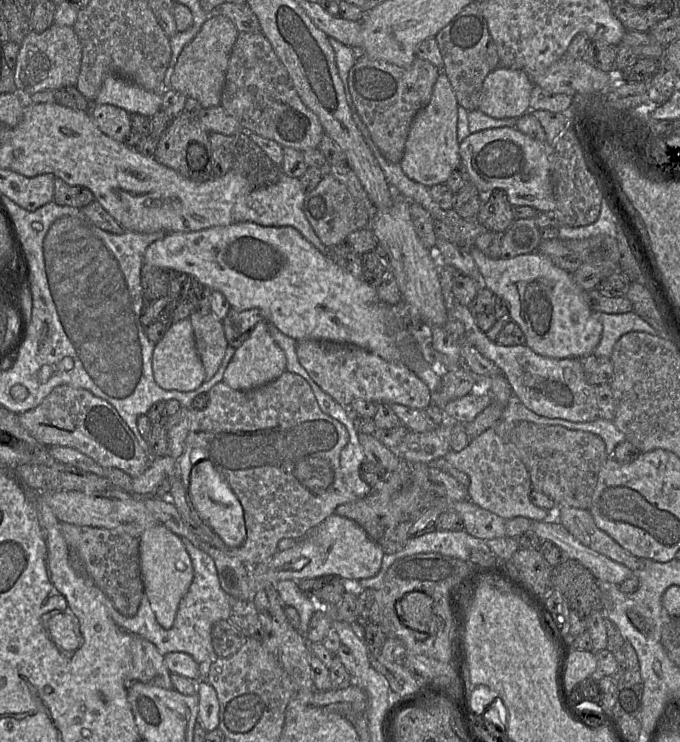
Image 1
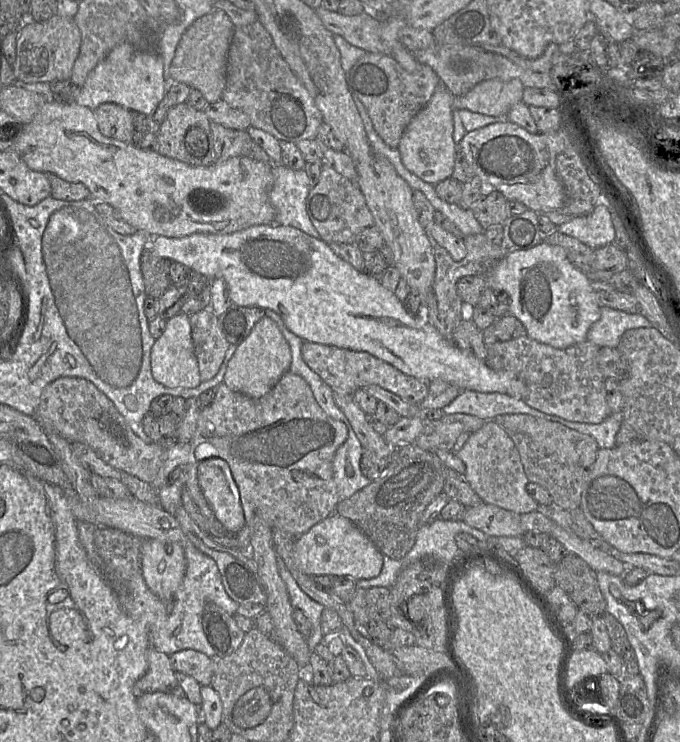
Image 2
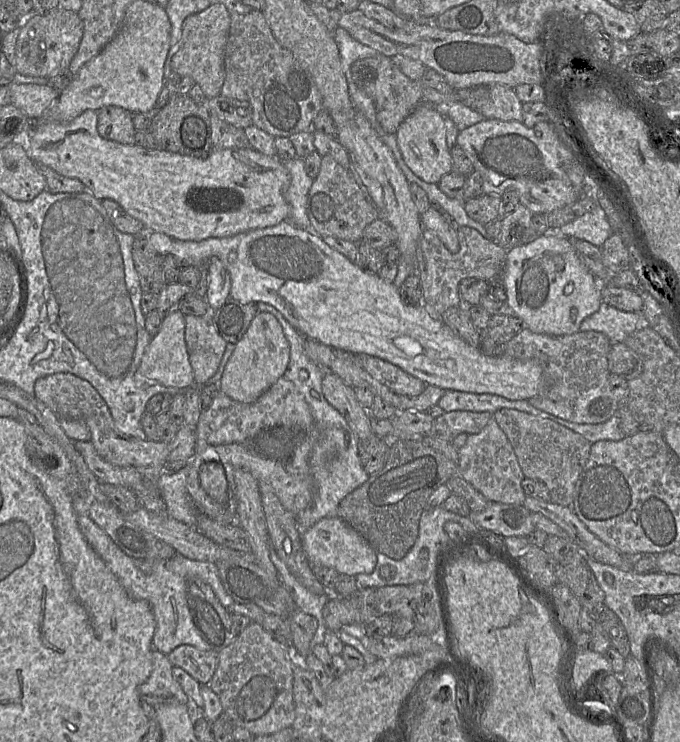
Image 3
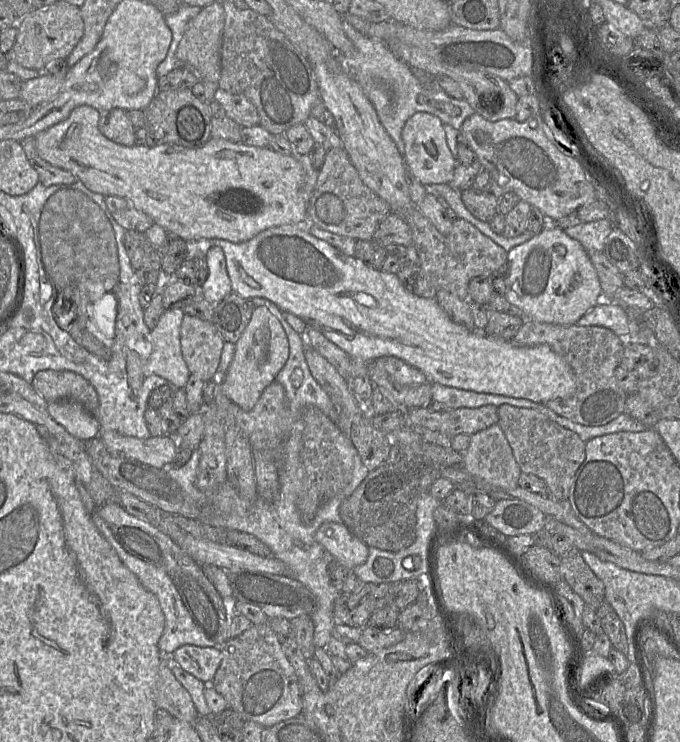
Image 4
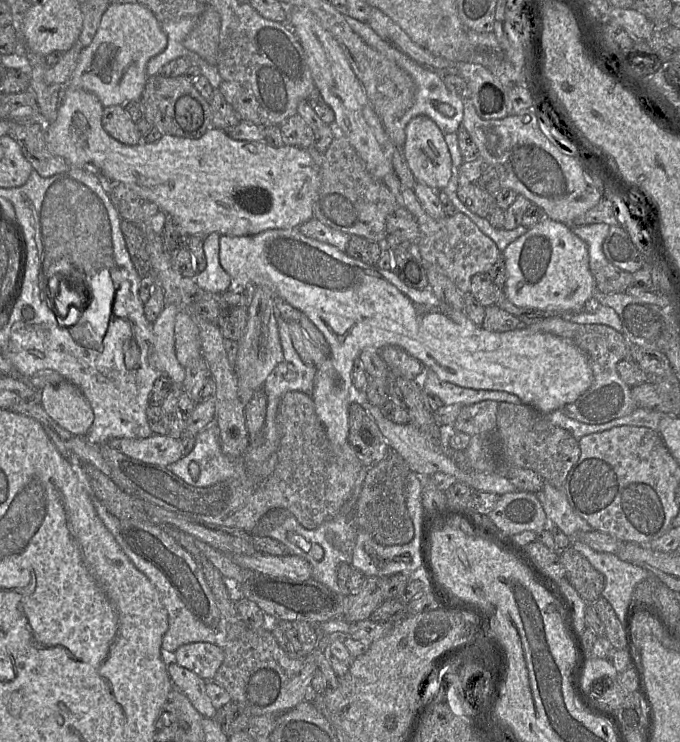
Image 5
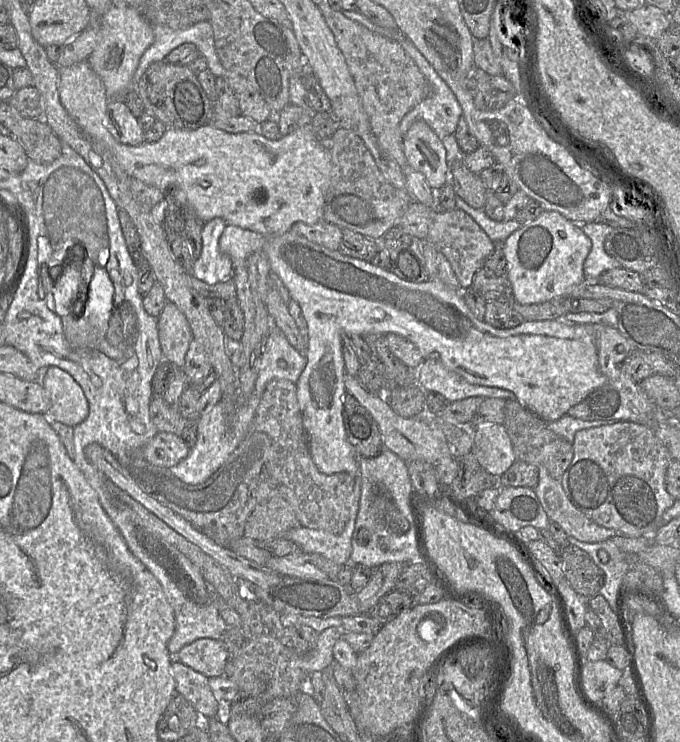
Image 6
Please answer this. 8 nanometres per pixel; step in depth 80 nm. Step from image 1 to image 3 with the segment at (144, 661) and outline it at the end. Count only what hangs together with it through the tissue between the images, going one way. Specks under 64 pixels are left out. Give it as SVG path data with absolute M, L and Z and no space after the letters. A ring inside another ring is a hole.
M157 650L152 651L152 672L138 692L146 709L161 704L189 704L188 696L173 676L168 656Z

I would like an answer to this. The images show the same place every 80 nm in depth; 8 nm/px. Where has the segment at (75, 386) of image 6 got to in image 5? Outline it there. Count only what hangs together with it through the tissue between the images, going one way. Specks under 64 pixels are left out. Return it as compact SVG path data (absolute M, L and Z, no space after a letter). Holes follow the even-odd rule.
M66 379L38 390L38 400L56 423L75 435L85 436L93 423L94 413L89 401Z

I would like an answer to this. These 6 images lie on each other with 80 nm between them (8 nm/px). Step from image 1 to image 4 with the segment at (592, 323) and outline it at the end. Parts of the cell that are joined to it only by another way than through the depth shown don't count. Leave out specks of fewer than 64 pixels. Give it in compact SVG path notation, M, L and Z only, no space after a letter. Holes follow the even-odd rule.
M545 216L545 227L528 241L507 253L506 299L523 310L528 319L557 325L573 325L596 306L602 294L597 272L584 249L564 229L549 226L552 218Z

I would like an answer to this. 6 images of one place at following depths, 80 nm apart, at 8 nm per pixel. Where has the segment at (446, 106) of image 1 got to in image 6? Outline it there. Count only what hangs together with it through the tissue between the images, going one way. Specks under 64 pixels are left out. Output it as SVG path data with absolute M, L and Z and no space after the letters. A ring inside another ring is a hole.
M423 120L415 121L403 136L403 151L408 166L422 173L434 191L450 181L443 141Z

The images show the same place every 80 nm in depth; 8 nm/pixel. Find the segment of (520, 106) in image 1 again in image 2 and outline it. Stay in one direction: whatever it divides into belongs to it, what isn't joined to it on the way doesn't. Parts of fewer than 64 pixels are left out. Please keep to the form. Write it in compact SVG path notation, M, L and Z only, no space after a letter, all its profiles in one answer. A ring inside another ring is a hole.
M490 79L474 86L468 93L454 98L453 109L467 109L475 113L493 117L506 117L510 109L522 101L524 86L518 79L502 81Z

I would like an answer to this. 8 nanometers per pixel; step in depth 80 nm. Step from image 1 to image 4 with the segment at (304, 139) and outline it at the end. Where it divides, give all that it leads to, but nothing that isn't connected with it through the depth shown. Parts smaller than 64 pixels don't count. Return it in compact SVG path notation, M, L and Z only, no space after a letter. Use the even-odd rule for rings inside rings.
M228 1L221 2L225 25L221 46L221 76L218 85L232 94L245 96L257 109L259 125L270 134L284 134L296 124L304 124L313 105L320 99L311 64L303 53L280 32L269 17L250 8L240 10Z

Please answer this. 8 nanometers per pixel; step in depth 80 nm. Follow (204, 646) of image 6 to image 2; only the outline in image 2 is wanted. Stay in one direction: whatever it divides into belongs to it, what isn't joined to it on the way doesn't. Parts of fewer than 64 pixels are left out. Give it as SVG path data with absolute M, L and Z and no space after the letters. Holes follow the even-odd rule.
M184 649L169 655L174 671L194 678L201 686L209 686L215 668L215 660L193 649Z

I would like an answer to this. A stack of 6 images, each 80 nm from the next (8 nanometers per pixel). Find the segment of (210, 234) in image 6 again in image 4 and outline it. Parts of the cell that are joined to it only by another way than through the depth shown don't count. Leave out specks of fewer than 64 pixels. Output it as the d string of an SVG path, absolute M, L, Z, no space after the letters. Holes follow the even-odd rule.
M211 246L205 258L208 267L208 277L201 286L202 297L212 304L217 304L232 293L225 256L220 247Z

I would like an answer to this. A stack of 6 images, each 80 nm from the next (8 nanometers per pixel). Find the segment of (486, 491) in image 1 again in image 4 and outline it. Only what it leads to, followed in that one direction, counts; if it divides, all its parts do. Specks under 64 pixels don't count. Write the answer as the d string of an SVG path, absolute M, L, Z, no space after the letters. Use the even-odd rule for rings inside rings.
M498 424L471 435L469 447L462 454L464 470L476 479L503 490L518 487L518 480L522 471L515 460L511 446Z

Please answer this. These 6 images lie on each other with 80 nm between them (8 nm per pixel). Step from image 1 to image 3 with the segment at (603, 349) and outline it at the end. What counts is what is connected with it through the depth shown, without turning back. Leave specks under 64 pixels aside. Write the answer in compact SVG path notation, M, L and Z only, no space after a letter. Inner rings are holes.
M601 302L599 309L580 324L581 331L598 331L605 334L612 344L624 342L634 331L649 327L641 312L628 312Z

